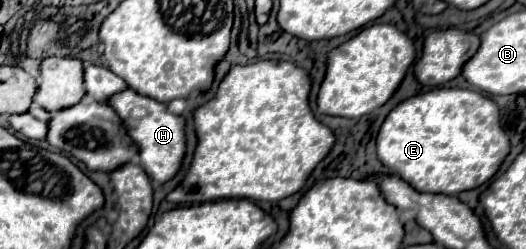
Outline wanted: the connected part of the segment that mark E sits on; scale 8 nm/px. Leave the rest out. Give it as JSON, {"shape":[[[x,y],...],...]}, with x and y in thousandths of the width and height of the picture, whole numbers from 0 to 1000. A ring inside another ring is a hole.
{"shape":[[[825,353],[760,410],[730,482],[719,554],[722,651],[795,771],[875,779],[924,739],[970,610],[970,562],[951,514],[947,426],[901,369],[878,353]]]}

